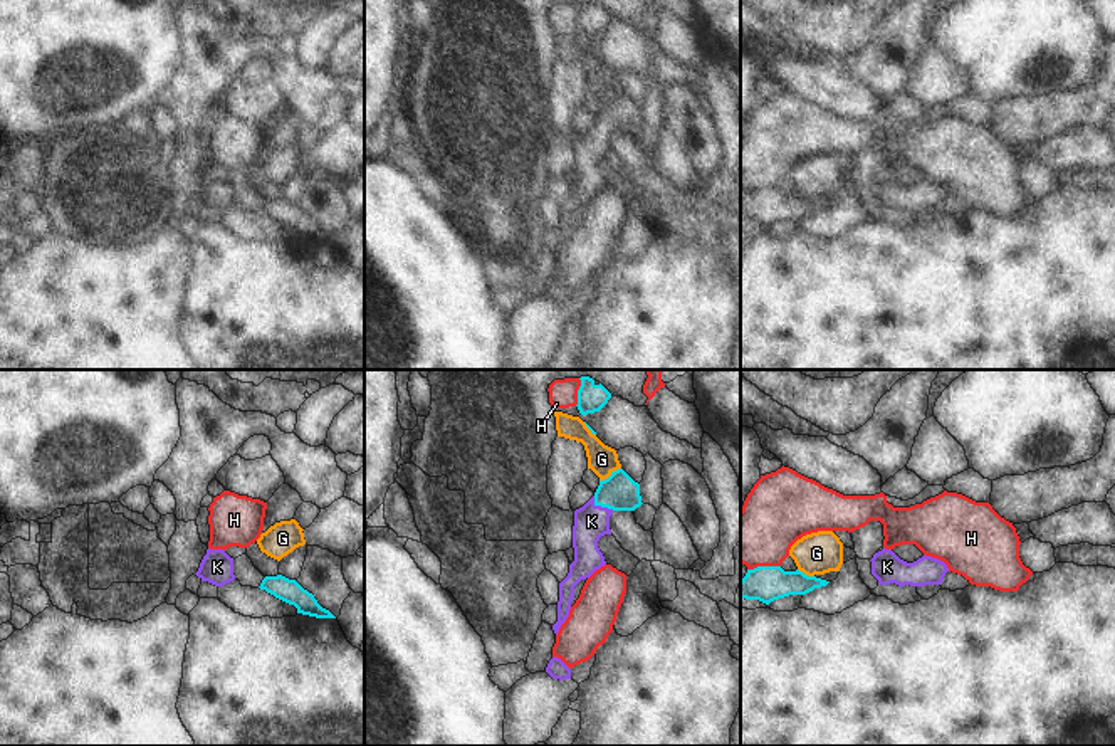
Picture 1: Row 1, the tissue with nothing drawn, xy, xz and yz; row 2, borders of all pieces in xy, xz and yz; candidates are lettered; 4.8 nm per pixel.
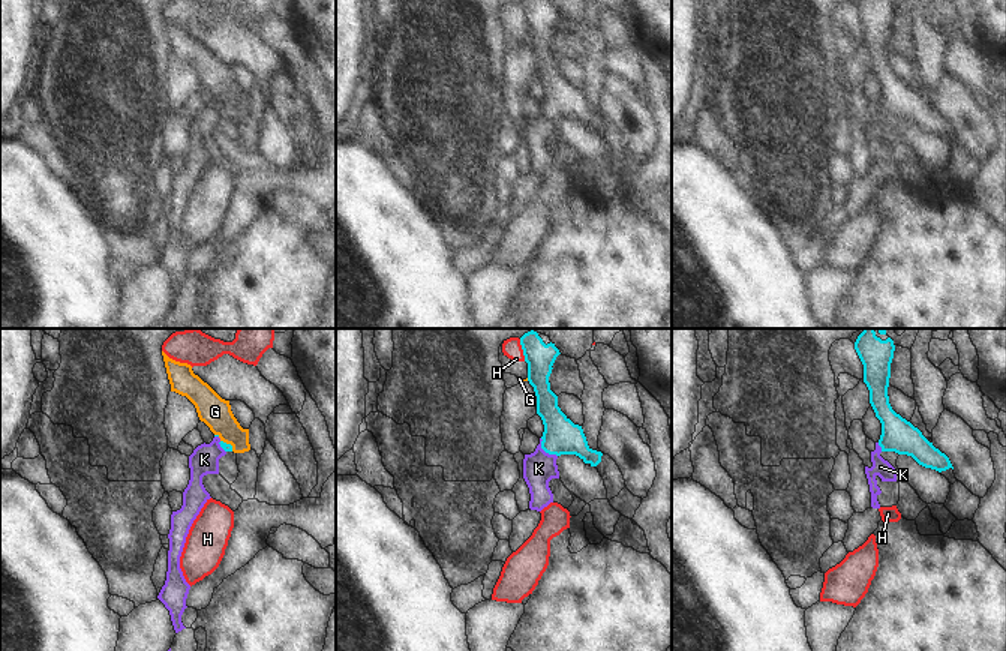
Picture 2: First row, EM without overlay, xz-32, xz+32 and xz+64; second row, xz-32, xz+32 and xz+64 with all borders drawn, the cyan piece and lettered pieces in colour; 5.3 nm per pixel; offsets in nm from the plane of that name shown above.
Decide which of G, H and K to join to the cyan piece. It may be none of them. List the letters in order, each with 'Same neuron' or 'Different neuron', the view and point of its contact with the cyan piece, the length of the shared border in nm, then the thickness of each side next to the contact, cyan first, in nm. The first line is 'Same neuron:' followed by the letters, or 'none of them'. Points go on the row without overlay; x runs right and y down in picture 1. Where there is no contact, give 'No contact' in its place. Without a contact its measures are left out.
Same neuron: K
G: Different neuron. Touches cyan at xz (612, 98). Shared border 120 nm. Thickness 180 nm (cyan) against 140 nm
H: Different neuron. Touches cyan at yz (763, 190). Shared border 160 nm. Thickness 180 nm (cyan) against 320 nm
K: Same neuron. Touches cyan at xz (601, 130). Shared border 120 nm. Thickness 180 nm (cyan) against 160 nm.

